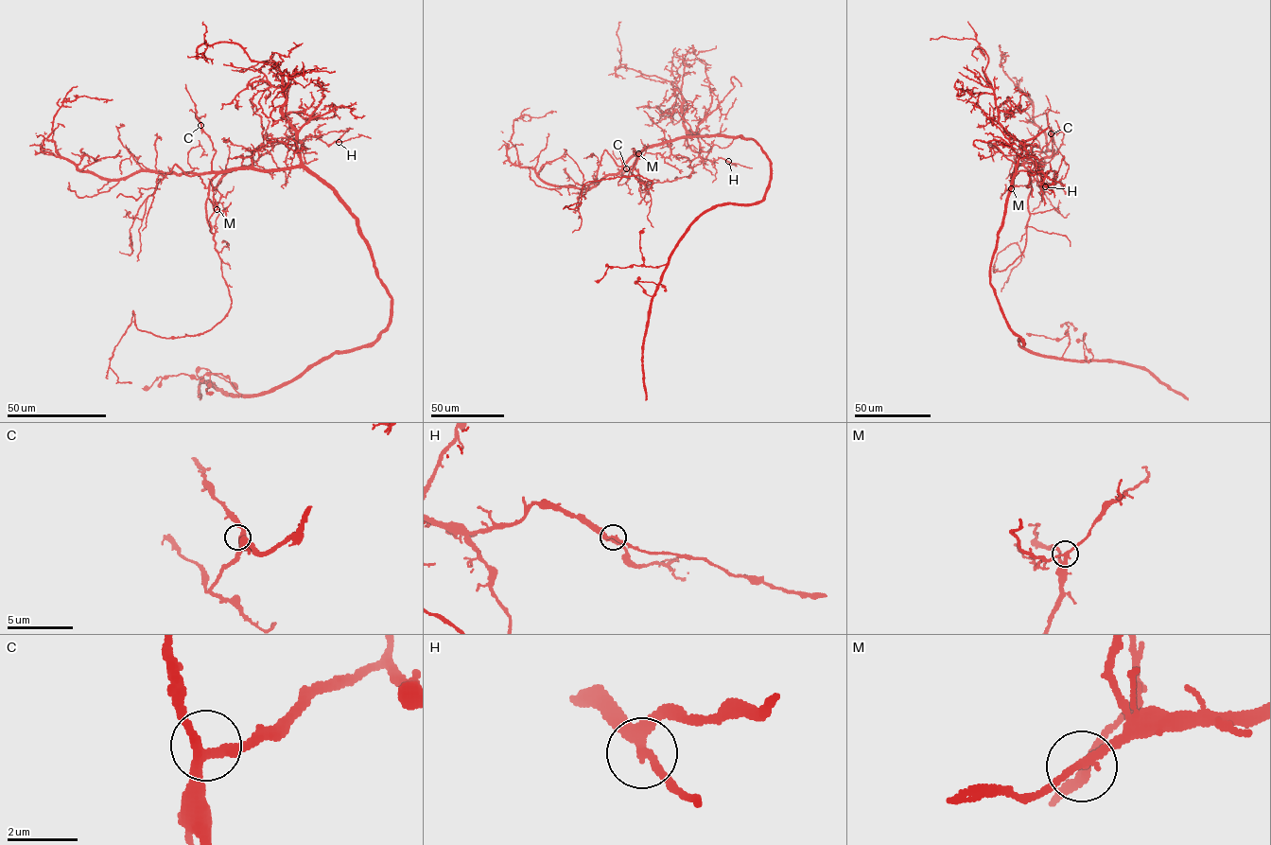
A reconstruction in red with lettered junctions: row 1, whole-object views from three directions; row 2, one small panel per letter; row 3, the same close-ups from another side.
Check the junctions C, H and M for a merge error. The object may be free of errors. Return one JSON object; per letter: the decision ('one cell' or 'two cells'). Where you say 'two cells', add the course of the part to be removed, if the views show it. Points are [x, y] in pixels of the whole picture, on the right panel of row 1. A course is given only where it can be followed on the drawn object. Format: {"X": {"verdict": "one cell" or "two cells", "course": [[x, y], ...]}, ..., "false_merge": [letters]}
{"C": {"verdict": "one cell"}, "H": {"verdict": "one cell"}, "M": {"verdict": "one cell"}, "false_merge": []}

